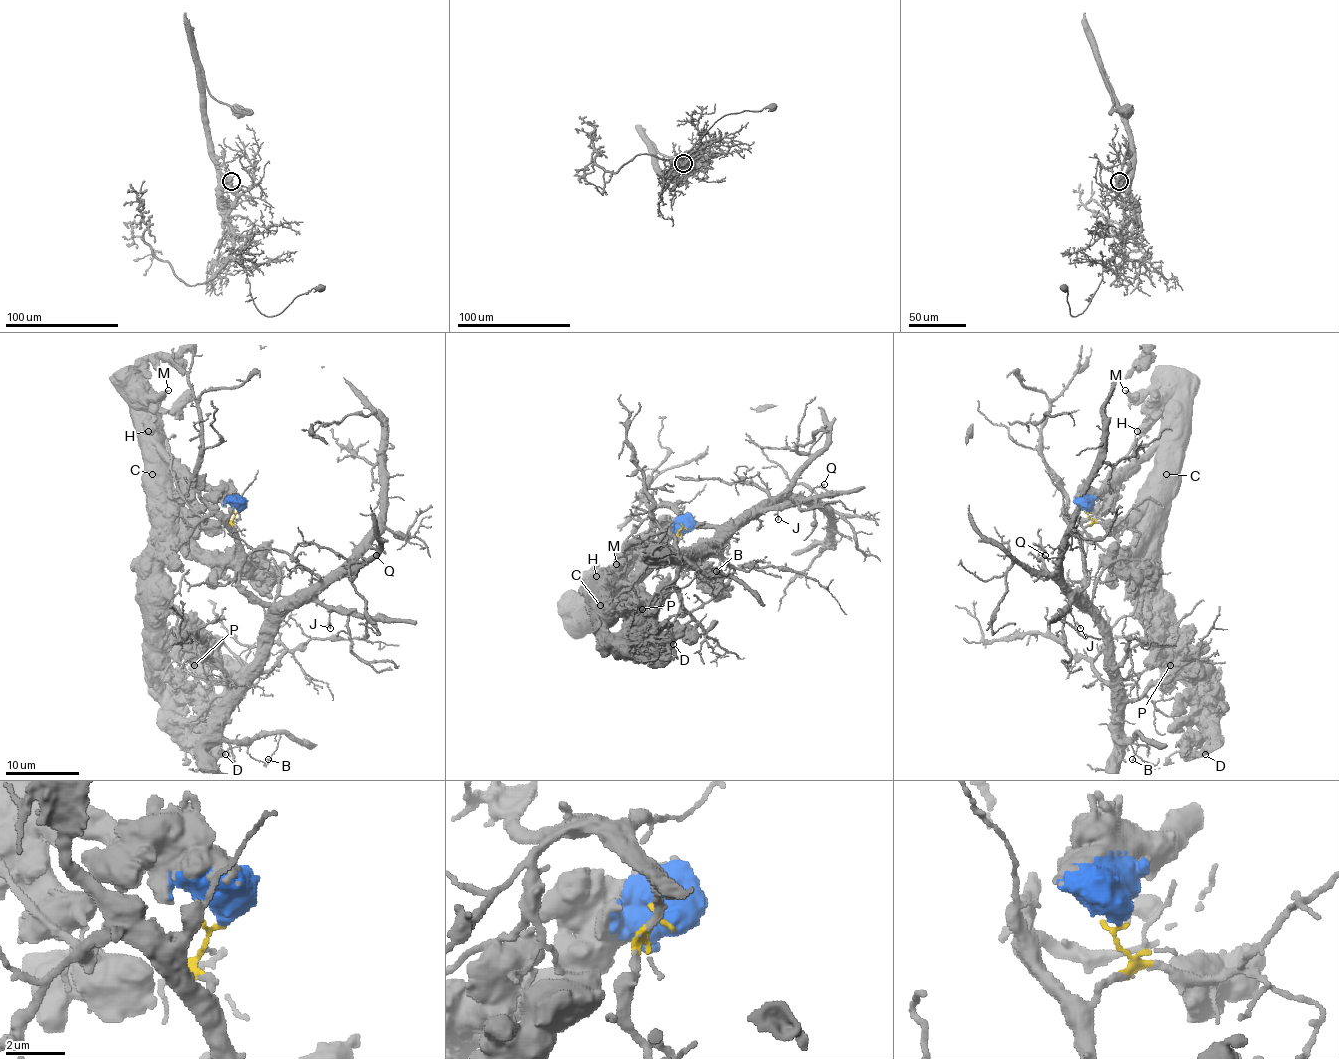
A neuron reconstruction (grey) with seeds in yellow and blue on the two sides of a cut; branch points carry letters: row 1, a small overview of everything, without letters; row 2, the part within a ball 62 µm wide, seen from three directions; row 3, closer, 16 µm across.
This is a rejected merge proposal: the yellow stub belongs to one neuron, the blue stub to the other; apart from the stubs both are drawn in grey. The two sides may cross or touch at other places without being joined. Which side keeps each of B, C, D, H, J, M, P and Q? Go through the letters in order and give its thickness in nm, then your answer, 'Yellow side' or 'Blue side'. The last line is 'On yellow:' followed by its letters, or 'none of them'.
B: Thickness 130 nm. Yellow side
C: Thickness 360 nm. Blue side
D: Thickness 360 nm. Blue side
H: Thickness 650 nm. Blue side
J: Thickness 90 nm. Yellow side
M: Thickness 320 nm. Blue side
P: Thickness 600 nm. Blue side
Q: Thickness 120 nm. Yellow side
On yellow: B, J, Q

